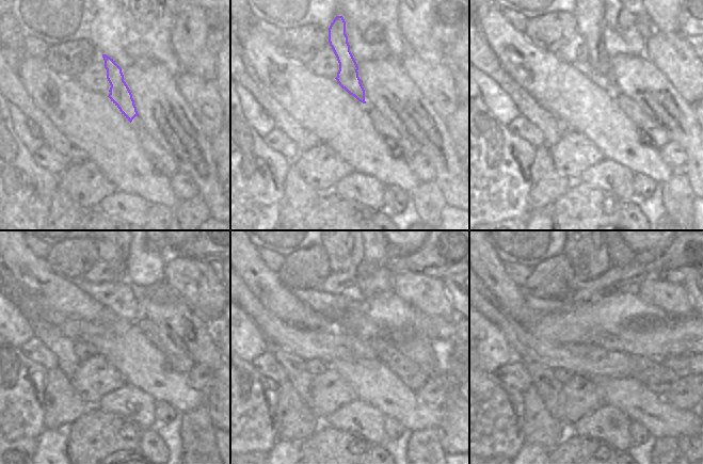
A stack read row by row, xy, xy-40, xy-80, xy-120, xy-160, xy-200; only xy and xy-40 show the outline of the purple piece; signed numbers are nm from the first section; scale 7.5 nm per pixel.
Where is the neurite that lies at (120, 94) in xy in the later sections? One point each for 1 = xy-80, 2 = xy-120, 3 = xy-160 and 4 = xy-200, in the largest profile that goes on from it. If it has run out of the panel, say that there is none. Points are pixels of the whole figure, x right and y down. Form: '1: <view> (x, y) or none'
1: xy-80 (578, 28)
2: xy-120 (102, 252)
3: xy-160 (345, 252)
4: xy-200 (586, 252)

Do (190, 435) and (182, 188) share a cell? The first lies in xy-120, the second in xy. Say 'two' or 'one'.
two

